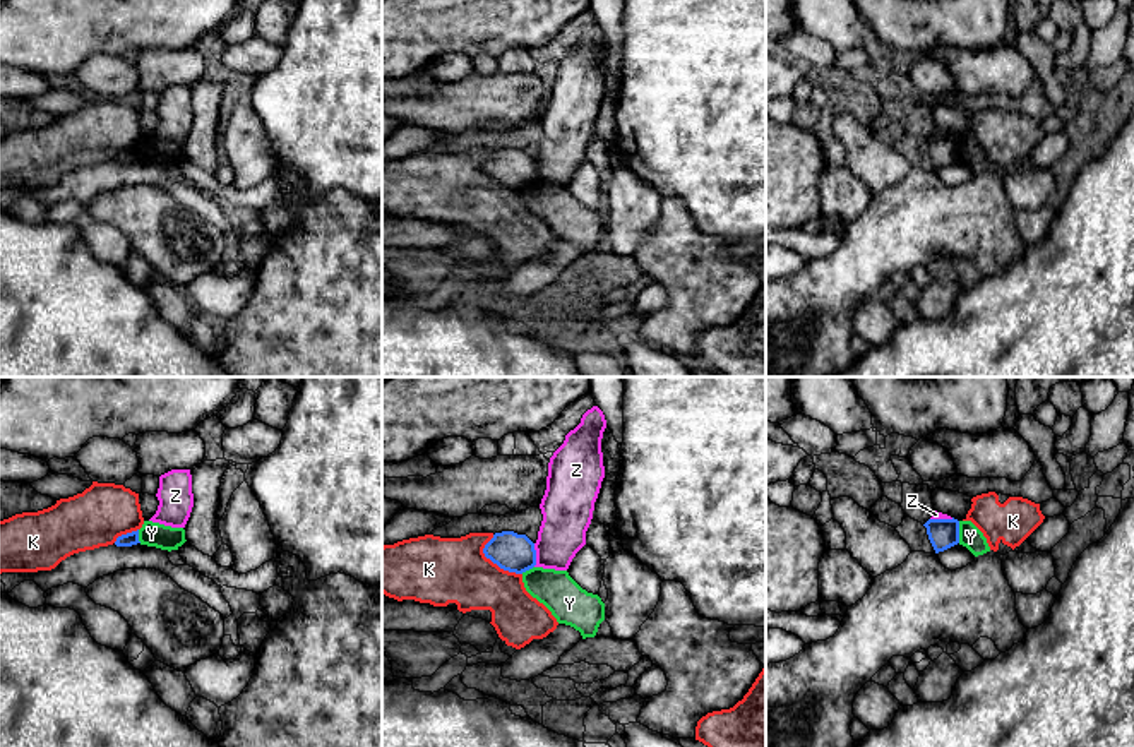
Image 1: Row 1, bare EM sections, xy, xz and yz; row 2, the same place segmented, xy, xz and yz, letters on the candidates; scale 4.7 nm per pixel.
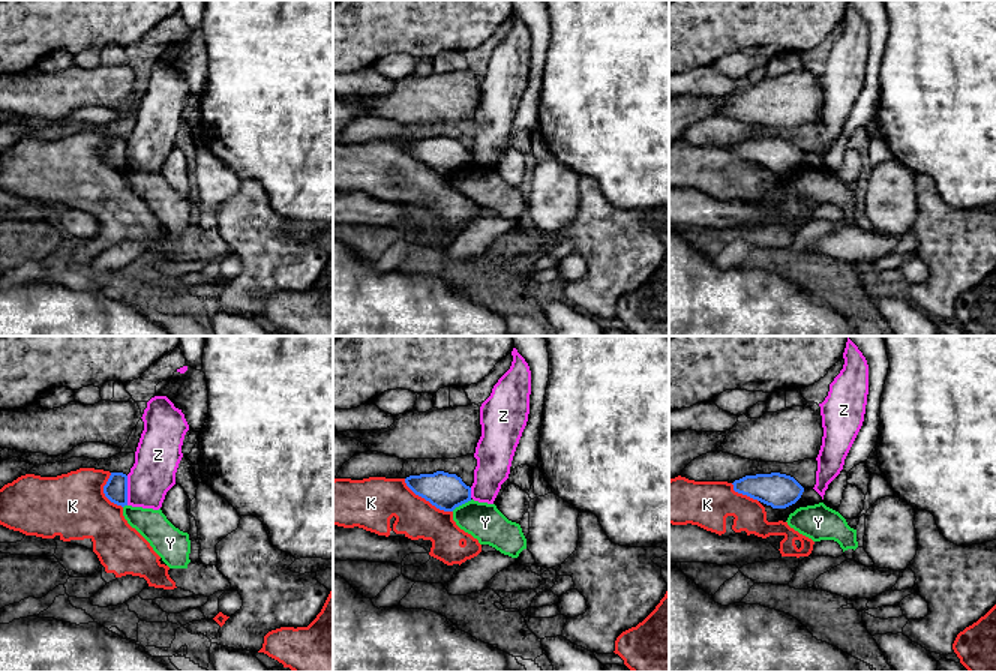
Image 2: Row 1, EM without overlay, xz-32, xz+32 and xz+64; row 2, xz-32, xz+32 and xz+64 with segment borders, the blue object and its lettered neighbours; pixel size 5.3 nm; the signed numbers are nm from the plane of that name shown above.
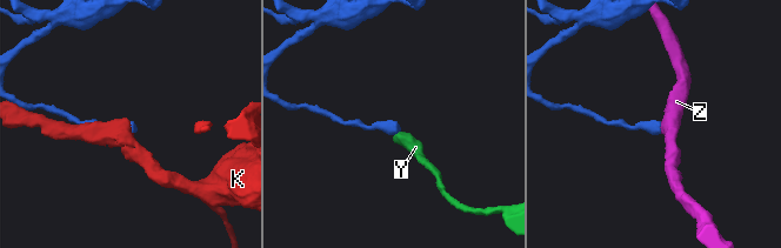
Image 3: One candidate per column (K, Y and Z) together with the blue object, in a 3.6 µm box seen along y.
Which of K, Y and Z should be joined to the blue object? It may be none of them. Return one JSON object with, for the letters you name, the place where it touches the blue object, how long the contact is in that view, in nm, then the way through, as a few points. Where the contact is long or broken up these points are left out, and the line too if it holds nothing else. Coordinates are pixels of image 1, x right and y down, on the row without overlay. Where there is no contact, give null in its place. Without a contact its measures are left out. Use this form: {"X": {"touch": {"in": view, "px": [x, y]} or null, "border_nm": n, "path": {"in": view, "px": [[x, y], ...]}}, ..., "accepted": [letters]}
{"accepted": []}

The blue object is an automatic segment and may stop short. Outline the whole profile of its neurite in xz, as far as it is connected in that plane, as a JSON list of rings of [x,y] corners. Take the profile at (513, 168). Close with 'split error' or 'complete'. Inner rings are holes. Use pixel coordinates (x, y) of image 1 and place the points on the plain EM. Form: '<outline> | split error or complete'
[[[514,147],[495,149],[483,170],[500,185],[522,190],[536,182],[534,159],[526,151]]] | complete

